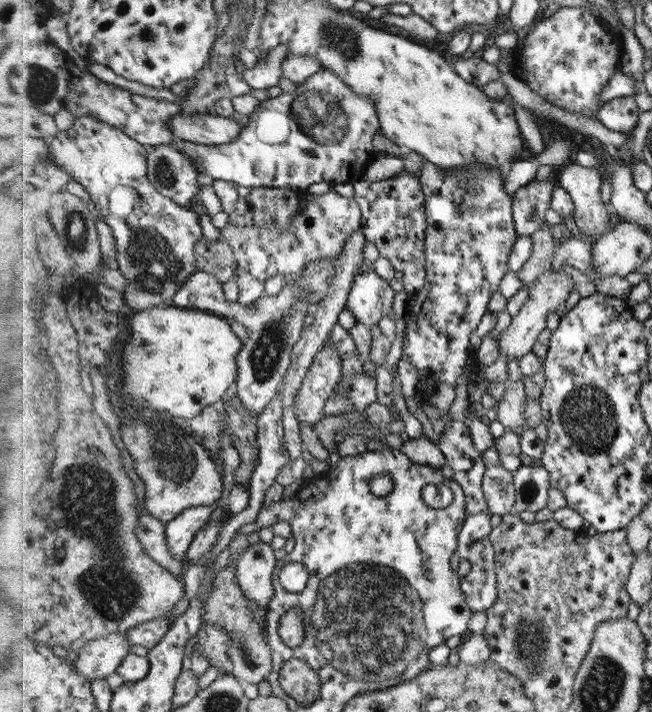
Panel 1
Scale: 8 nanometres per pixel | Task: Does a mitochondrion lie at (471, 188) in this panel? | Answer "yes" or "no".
yes

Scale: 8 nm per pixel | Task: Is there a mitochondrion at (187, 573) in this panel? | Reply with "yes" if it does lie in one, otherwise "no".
no

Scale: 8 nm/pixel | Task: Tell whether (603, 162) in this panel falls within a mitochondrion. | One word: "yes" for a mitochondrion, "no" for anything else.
no

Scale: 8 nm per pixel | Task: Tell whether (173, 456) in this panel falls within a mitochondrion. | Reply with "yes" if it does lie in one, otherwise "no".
yes

